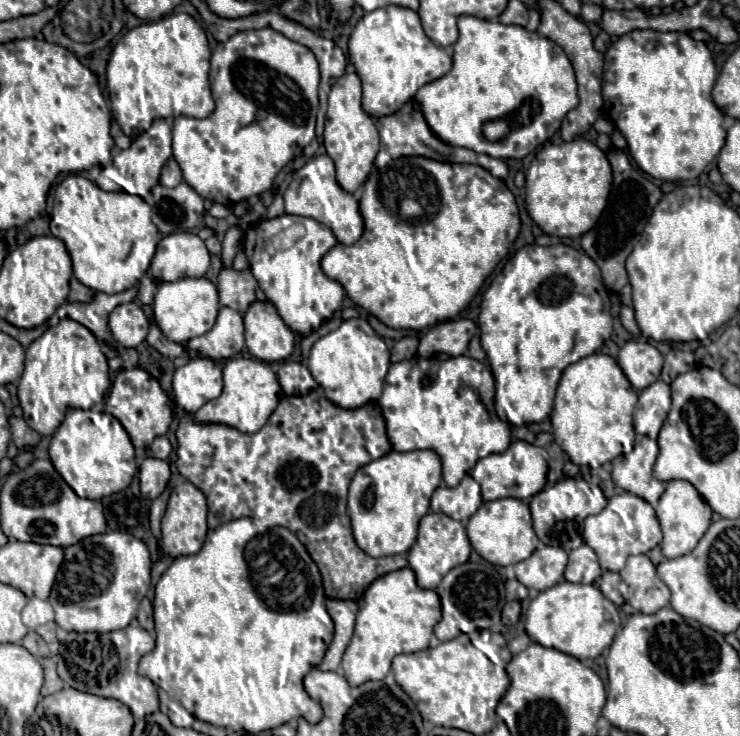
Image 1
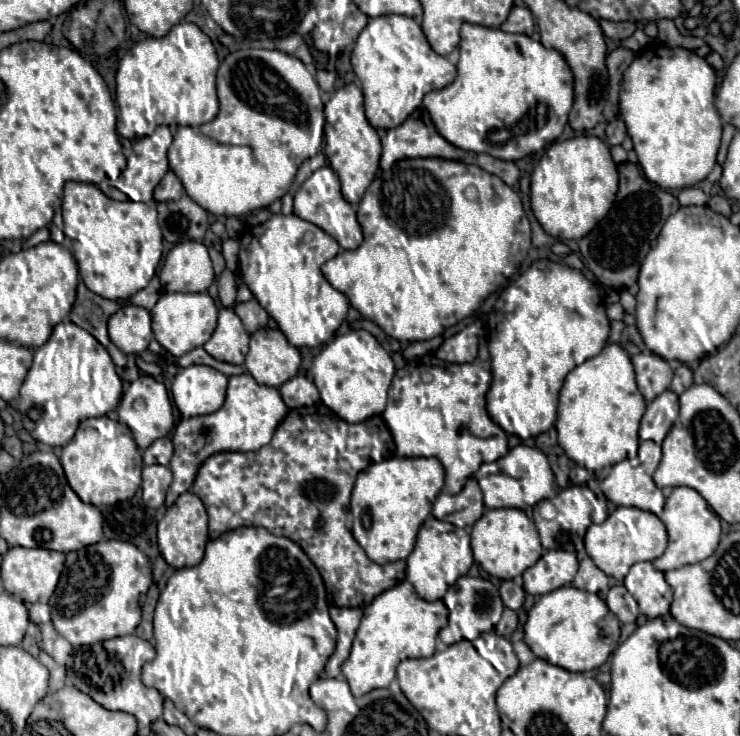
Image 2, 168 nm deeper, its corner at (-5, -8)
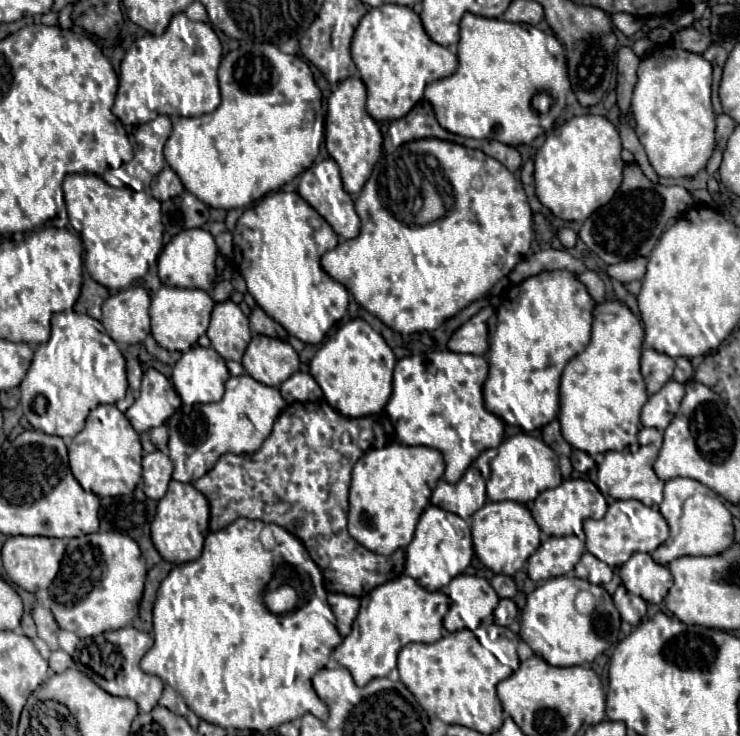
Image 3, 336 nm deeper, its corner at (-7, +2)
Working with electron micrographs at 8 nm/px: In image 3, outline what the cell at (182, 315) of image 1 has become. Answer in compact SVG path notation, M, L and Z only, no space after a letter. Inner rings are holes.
M161 286L153 298L151 298L151 334L155 342L165 348L165 350L179 350L185 352L191 346L197 344L199 336L207 332L211 310L213 310L213 300L205 290L195 290L195 288L171 288L171 286Z

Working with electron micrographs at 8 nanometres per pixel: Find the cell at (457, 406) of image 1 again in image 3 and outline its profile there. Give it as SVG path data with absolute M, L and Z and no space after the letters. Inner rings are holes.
M451 350L405 356L393 372L392 394L385 410L395 428L399 444L423 444L437 448L445 458L445 480L455 484L469 464L487 448L503 440L503 420L485 410L481 388L489 364L483 356L457 354Z

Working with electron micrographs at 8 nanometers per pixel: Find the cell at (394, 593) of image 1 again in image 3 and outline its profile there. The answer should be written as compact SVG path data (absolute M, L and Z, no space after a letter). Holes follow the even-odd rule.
M403 574L391 582L385 582L361 600L361 608L351 632L343 638L343 644L335 648L333 658L339 666L351 672L357 686L365 686L369 680L377 676L387 676L395 668L397 654L405 644L429 644L441 638L443 616L447 614L449 604L451 600L445 592L423 590L411 576Z

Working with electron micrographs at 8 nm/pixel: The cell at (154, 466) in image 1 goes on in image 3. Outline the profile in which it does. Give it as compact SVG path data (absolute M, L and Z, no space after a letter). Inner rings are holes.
M155 450L143 456L143 492L153 498L159 500L163 498L163 494L167 492L167 484L171 480L173 474L173 462L169 460L167 454Z

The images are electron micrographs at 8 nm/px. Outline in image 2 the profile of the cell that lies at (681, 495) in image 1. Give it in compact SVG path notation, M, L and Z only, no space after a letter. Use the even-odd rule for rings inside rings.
M673 488L669 498L665 500L662 514L659 516L669 534L669 546L659 556L653 566L661 572L681 568L685 564L695 564L713 554L713 548L717 548L721 538L721 520L719 516L709 508L709 504L693 490L693 488Z

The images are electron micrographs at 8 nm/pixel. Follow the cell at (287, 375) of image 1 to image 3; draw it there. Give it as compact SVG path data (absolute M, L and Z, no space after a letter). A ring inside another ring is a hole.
M295 372L291 378L287 378L281 386L279 392L287 404L293 402L315 402L323 398L323 392L319 384L305 372Z

